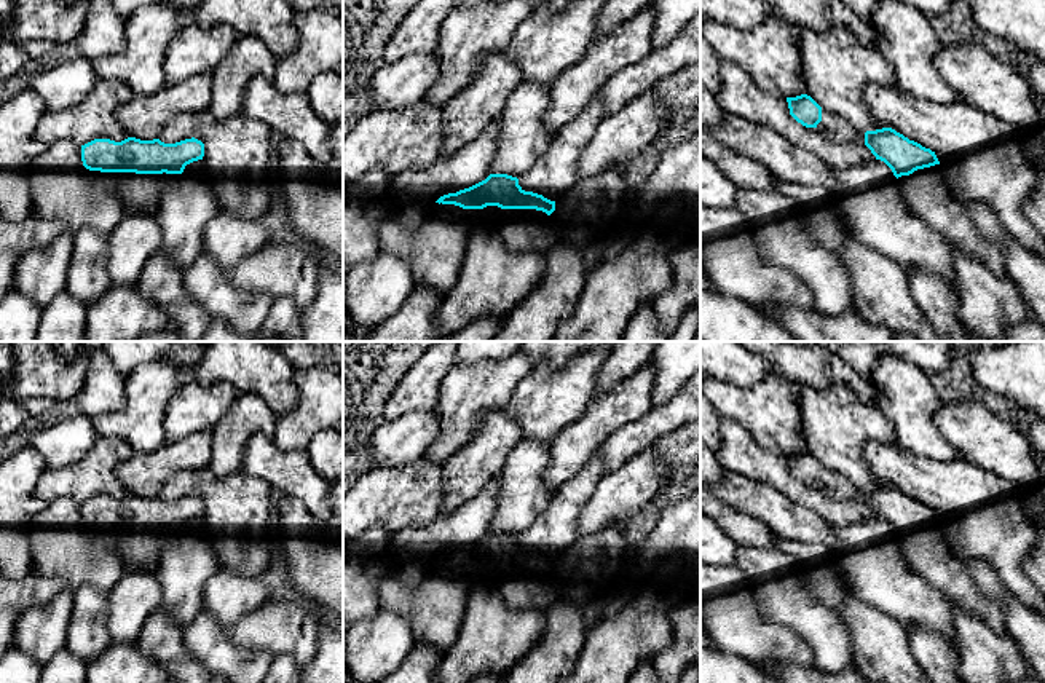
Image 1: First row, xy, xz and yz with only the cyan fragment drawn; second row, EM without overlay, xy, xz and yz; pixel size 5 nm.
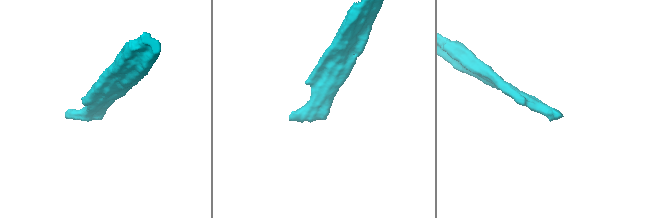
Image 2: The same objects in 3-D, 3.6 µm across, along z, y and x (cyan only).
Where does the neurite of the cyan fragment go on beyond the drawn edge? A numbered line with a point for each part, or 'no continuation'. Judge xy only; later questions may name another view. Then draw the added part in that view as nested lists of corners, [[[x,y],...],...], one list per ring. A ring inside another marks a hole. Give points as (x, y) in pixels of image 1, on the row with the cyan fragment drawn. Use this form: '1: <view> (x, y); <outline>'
1: xy (138, 192); [[[94,171],[102,184],[116,195],[126,214],[158,211],[166,182],[172,174],[136,174]]]

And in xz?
1: xz (444, 213); [[[436,203],[429,211],[429,219],[448,223],[507,223],[512,220],[544,220],[549,215],[536,209],[501,209],[498,206],[487,206],[483,209],[463,209],[455,204]]]

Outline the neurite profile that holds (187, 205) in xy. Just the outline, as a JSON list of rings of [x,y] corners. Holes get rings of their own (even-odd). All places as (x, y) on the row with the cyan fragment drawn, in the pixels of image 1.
[[[203,160],[166,182],[156,212],[163,249],[180,268],[188,268],[203,254],[204,228],[219,211]]]

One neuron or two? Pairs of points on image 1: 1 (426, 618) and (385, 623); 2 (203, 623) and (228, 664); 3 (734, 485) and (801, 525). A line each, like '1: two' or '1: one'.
1: two
2: one
3: one

